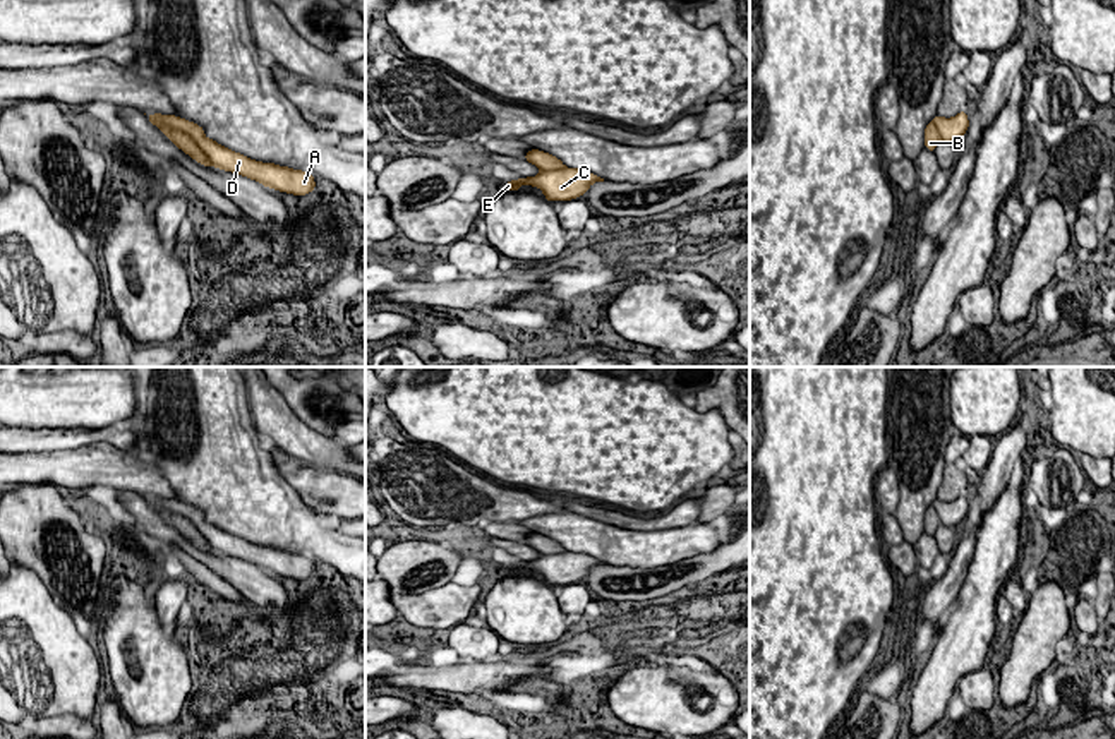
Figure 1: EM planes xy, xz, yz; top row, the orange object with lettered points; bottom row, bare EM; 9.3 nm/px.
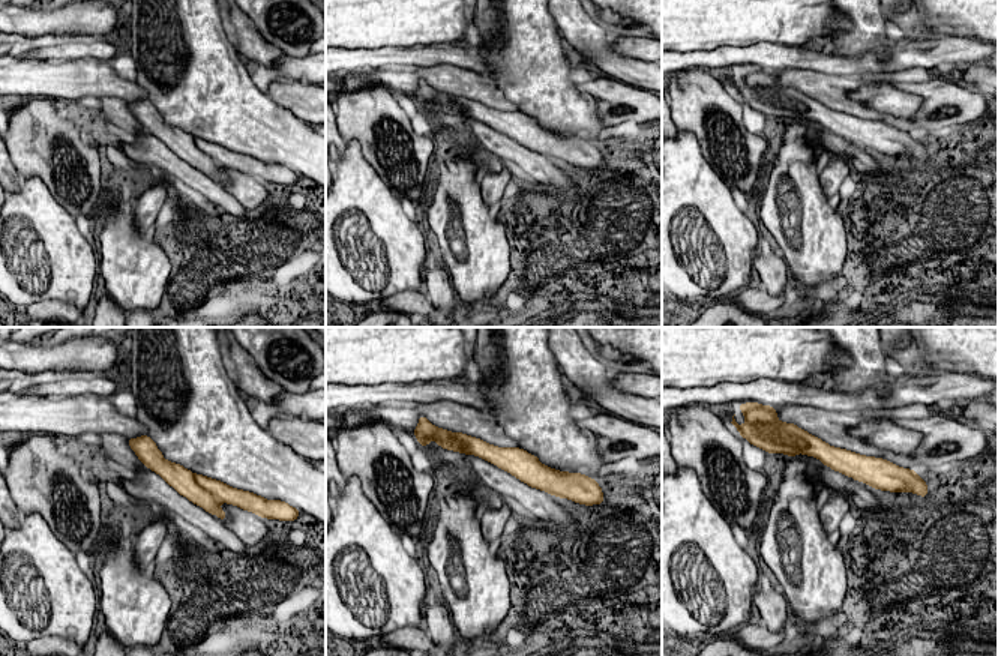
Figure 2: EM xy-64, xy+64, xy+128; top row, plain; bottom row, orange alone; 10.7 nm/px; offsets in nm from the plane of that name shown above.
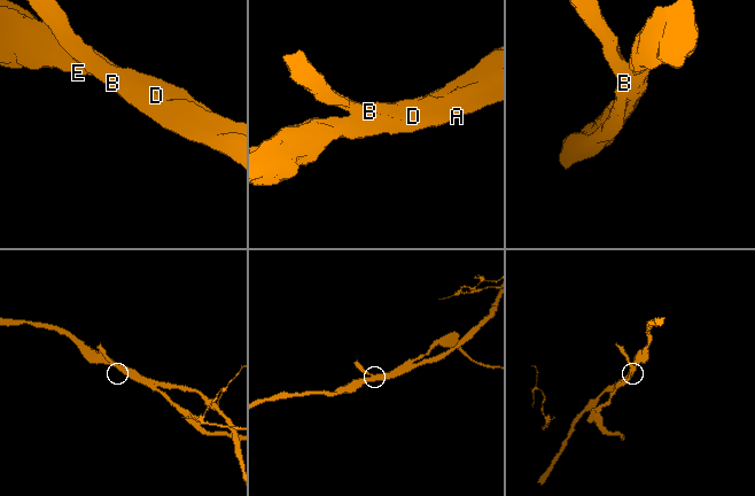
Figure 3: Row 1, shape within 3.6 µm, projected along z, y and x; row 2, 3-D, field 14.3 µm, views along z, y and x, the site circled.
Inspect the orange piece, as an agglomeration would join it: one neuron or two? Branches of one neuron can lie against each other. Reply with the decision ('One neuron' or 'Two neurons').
Two neurons

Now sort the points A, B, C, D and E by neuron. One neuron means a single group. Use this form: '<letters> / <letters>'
A C D E / B

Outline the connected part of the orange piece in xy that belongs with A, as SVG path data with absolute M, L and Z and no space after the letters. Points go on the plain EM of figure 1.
M153 497L146 502L156 509L165 509L172 514L182 514L187 518L204 537L209 547L225 556L232 556L250 564L262 568L268 573L293 580L307 580L316 573L316 564L312 557L293 554L290 550L280 550L276 547L262 547L247 542L245 538L235 537L213 523L204 520L204 513L194 506L180 502L177 499Z

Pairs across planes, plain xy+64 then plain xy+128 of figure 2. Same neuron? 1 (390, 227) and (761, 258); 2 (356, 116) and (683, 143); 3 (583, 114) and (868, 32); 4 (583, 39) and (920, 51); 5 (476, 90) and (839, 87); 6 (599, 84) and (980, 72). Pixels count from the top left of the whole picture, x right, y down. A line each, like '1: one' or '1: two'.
1: two
2: two
3: one
4: two
5: one
6: two

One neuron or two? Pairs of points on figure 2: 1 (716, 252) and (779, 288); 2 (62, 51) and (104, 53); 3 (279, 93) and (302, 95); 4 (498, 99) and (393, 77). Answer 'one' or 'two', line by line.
1: two
2: one
3: one
4: one

